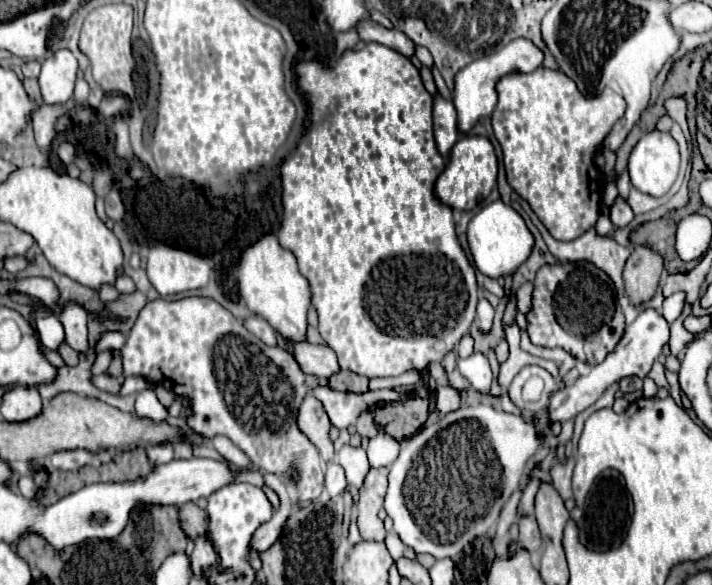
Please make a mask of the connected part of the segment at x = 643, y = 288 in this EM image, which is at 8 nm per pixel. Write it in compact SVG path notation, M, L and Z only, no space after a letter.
M636 246L624 266L626 298L634 306L640 306L640 304L652 300L654 292L658 290L662 270L664 270L662 258L656 252L648 250L644 246Z

